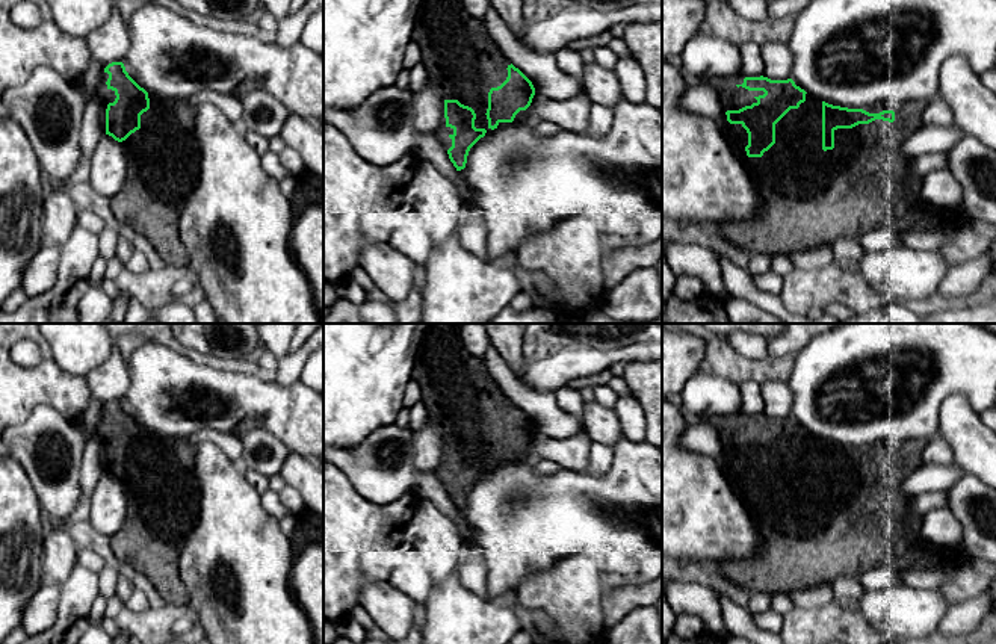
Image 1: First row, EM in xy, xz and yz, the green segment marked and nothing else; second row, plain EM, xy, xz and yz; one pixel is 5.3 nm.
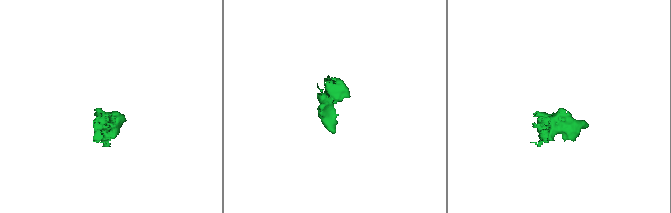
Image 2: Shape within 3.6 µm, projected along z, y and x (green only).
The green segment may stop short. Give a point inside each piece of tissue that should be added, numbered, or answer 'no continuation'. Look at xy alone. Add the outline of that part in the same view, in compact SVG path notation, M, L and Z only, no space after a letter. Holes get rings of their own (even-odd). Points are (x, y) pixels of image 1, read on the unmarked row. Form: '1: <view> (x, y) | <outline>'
1: xy (162, 496) | M148 432L150 447L141 454L141 467L118 481L127 500L122 526L109 537L112 552L142 573L165 603L187 606L189 594L178 574L181 546L200 516L200 487L195 478L195 447L184 438Z

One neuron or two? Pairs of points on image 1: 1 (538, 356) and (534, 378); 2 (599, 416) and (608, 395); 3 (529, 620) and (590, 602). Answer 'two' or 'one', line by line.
1: one
2: two
3: two

